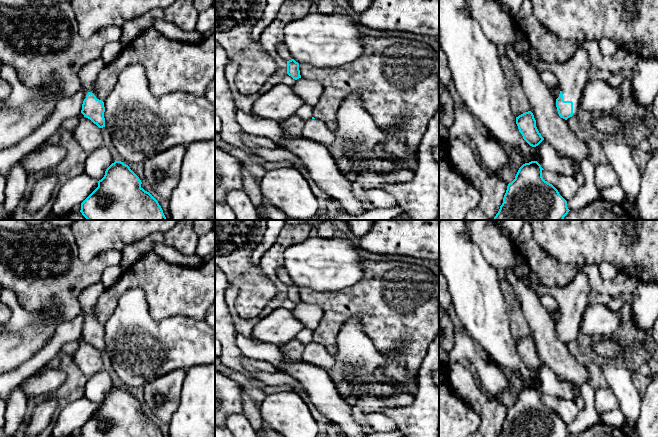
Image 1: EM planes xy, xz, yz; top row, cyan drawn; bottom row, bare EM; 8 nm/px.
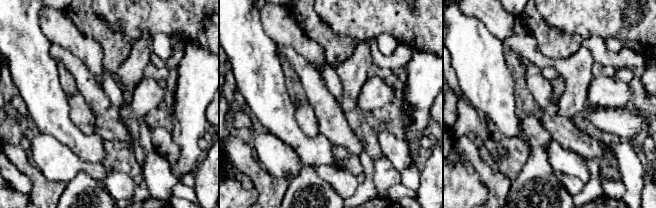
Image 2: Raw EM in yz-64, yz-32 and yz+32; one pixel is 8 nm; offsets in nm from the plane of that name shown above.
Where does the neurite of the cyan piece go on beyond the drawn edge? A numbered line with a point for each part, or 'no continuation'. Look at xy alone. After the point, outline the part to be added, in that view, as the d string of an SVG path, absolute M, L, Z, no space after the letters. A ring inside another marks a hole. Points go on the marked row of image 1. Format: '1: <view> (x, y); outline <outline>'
1: xy (88, 74); outline M101 58L99 59L96 59L96 60L93 60L93 61L90 61L86 64L83 65L83 67L81 68L80 72L79 72L79 80L80 80L80 83L81 83L81 88L83 89L84 93L85 93L85 97L84 99L86 98L86 95L91 92L93 93L97 99L99 99L95 93L95 82L96 82L96 79L99 75L99 73L103 70L103 68L105 67L105 64L103 62L103 60Z

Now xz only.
1: xz (315, 130); outline M312 117L304 121L302 136L325 146L332 144L335 139L333 132L325 122Z

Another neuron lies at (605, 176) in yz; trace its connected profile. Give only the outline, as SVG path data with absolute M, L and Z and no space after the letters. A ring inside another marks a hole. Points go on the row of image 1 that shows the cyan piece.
M598 164L595 168L595 185L599 192L619 185L619 177L610 164Z

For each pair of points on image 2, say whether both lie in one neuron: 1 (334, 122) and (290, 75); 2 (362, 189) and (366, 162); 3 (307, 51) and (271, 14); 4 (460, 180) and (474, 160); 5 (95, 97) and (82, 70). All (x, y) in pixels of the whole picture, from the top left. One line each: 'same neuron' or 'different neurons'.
1: different neurons
2: same neuron
3: same neuron
4: different neurons
5: same neuron

